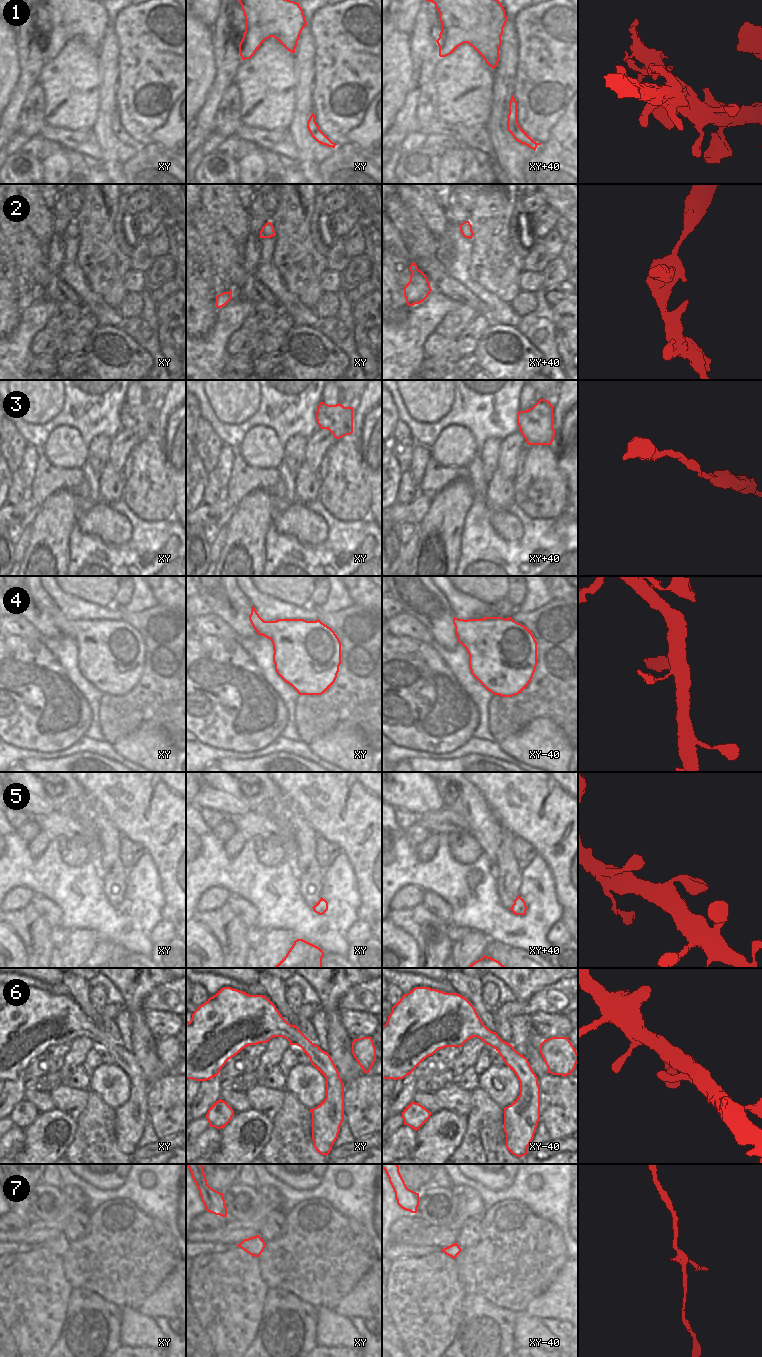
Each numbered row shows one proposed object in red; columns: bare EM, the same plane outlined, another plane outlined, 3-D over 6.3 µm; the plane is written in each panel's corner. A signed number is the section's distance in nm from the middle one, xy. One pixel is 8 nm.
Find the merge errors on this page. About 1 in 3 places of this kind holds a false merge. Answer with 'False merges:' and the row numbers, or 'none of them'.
False merges: 1.

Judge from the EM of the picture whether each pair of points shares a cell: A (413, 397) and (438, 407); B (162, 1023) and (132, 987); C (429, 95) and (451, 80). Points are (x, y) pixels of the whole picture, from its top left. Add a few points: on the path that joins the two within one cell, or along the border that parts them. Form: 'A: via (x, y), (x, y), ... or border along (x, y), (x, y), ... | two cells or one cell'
A: via (419, 397), (428, 397), (432, 401) | one cell
B: border along (143, 1011), (143, 1021), (152, 1033) | two cells
C: border along (432, 81), (436, 90), (436, 114) | two cells

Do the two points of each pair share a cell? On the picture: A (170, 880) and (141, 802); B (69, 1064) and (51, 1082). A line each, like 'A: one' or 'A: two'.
A: one
B: two

